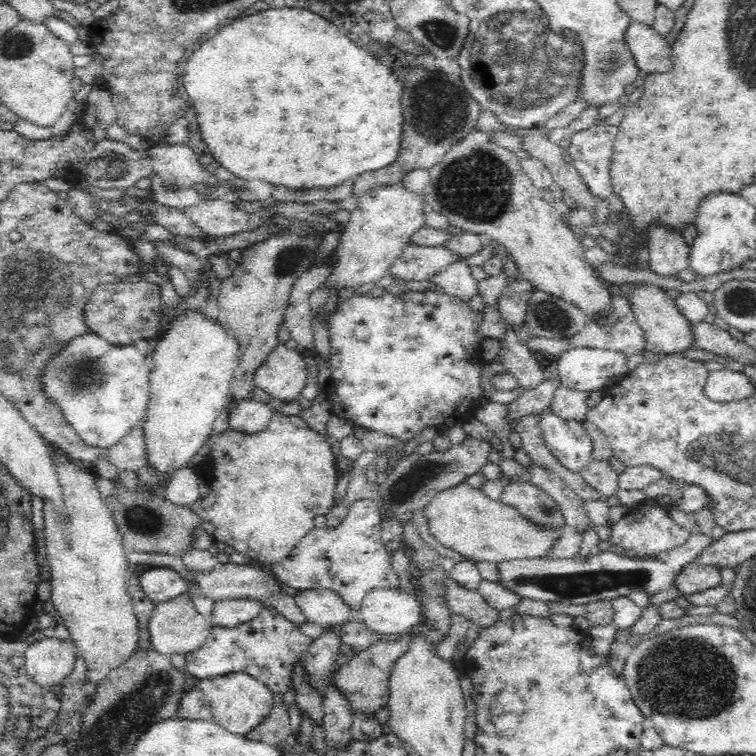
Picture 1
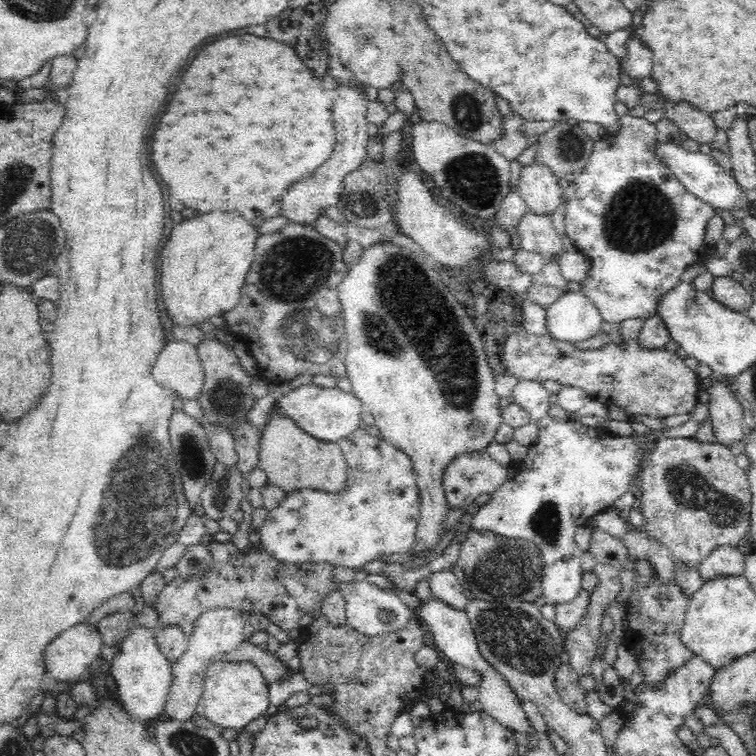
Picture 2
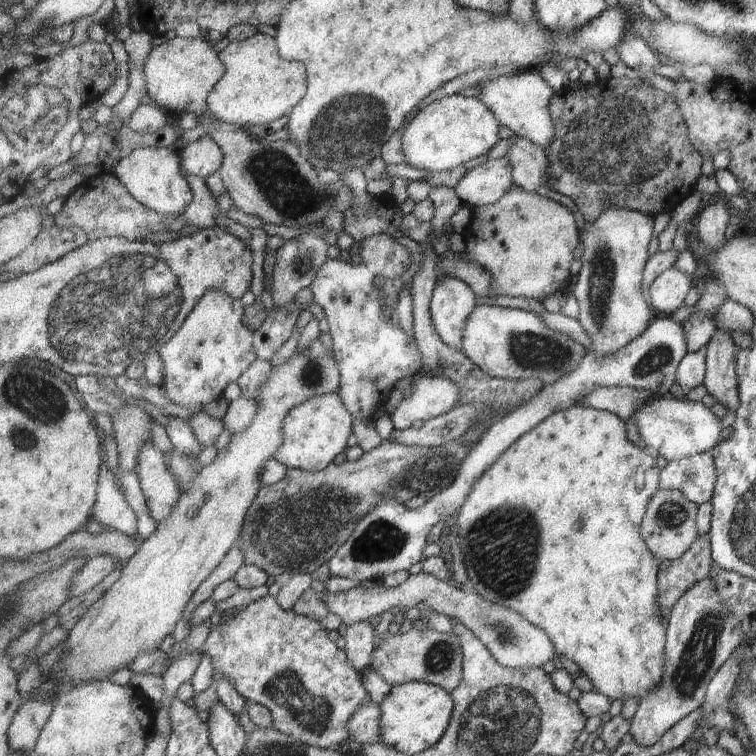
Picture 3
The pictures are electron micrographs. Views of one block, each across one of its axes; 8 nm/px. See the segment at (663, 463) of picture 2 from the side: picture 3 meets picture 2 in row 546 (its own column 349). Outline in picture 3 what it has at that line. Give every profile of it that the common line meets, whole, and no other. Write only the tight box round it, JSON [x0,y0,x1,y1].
[203,590,372,749]

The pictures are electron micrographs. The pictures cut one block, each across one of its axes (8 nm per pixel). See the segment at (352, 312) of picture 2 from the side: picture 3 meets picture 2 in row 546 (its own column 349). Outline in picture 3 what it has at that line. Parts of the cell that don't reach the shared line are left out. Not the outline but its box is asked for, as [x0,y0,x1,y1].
[275,391,354,472]

